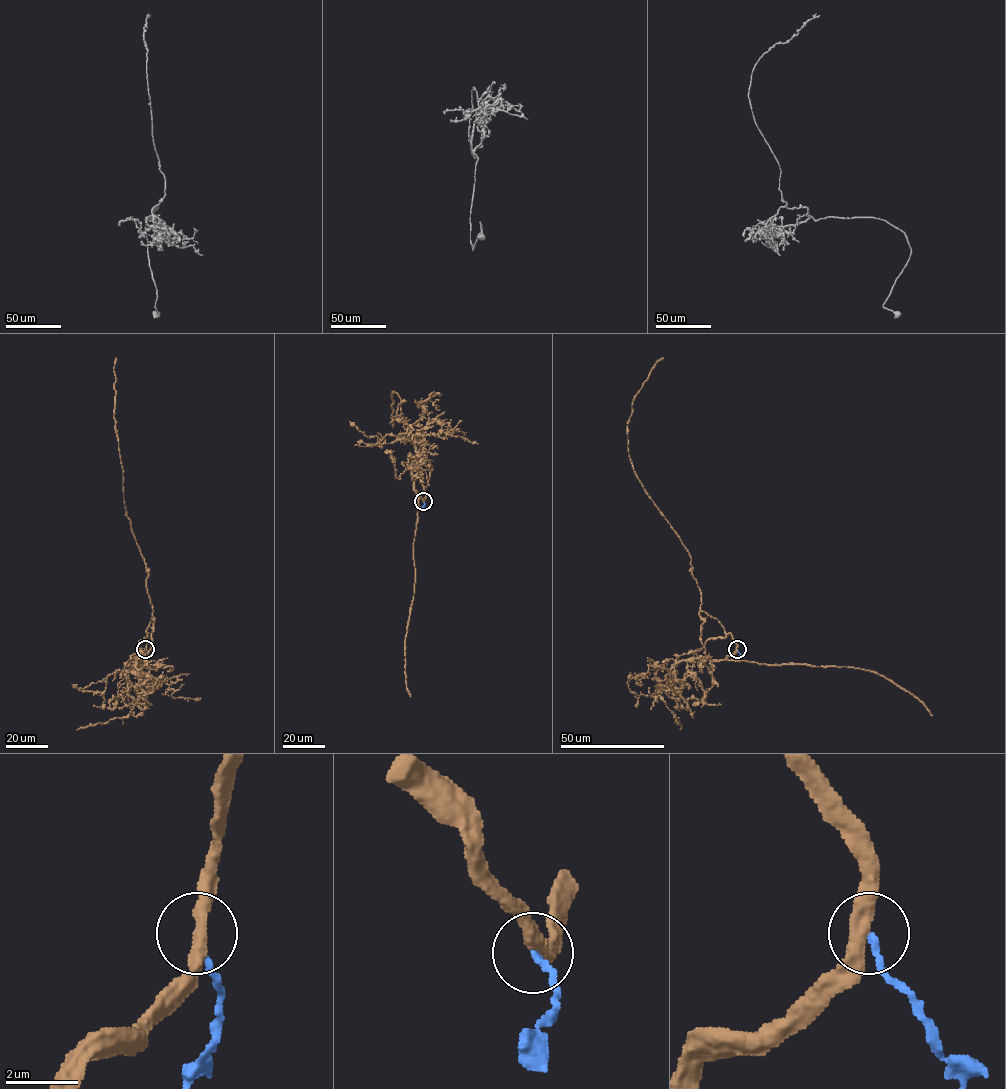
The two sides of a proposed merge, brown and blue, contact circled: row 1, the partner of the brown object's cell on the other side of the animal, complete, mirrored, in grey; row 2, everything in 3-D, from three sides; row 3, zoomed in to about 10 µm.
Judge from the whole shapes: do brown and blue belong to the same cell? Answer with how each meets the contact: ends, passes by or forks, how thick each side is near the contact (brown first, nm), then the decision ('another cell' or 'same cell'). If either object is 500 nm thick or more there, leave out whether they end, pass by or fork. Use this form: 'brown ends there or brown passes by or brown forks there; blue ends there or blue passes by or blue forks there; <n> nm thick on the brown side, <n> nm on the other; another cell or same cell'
brown passes by; blue ends there; 420 nm thick on the brown side, 180 nm on the other; another cell

